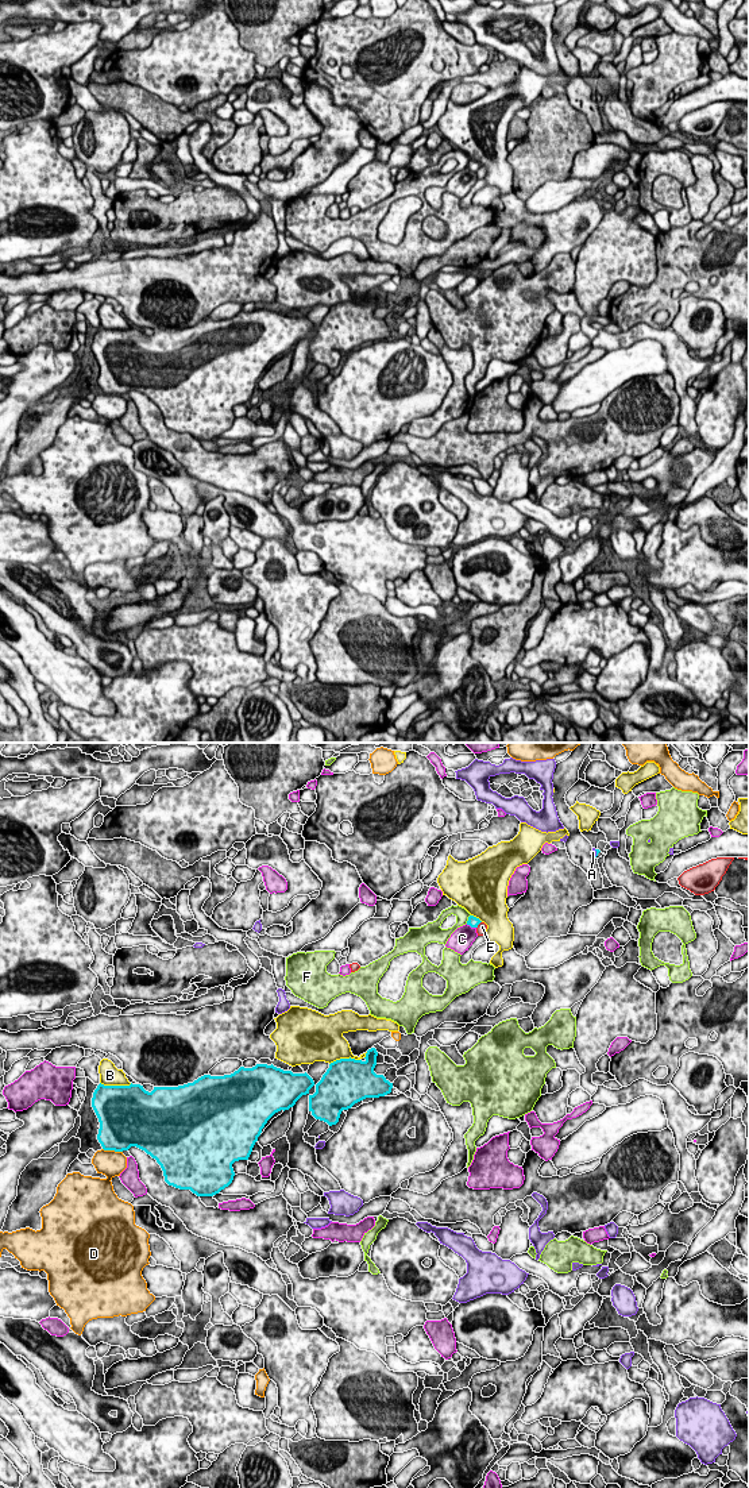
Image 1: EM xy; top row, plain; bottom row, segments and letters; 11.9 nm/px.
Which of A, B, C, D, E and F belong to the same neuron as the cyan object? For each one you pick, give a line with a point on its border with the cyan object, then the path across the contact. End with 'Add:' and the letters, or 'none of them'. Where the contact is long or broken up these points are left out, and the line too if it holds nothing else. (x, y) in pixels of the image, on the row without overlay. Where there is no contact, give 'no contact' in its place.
Add: none of them

